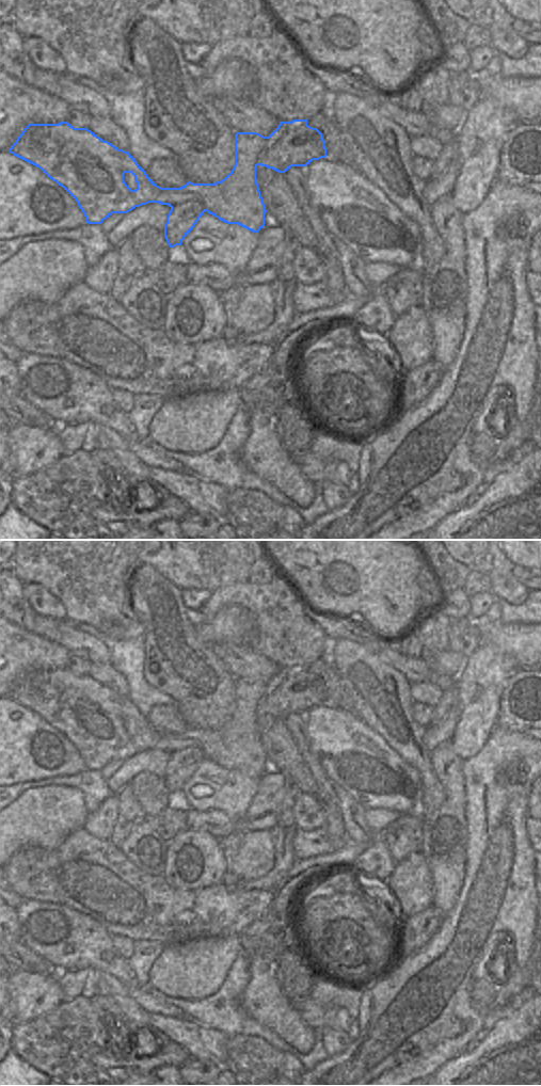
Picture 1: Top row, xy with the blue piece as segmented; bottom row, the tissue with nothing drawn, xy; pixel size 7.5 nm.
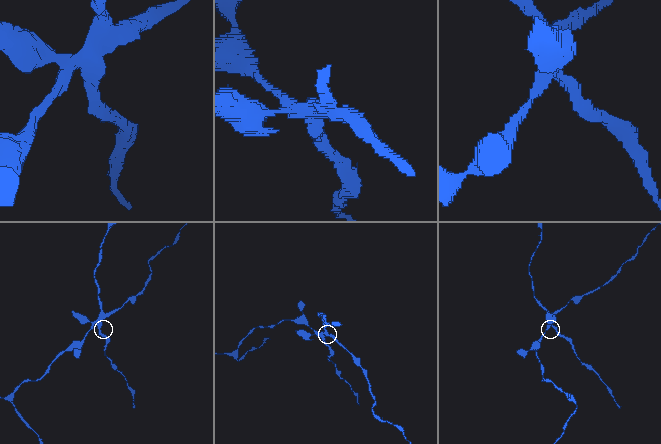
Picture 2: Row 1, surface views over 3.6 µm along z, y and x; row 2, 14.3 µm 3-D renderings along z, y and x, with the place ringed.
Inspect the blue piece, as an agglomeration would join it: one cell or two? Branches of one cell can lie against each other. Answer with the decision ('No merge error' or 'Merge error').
Merge error

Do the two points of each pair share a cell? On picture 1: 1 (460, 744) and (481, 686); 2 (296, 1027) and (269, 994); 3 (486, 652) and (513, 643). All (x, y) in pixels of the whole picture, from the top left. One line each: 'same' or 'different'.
1: same
2: same
3: different

